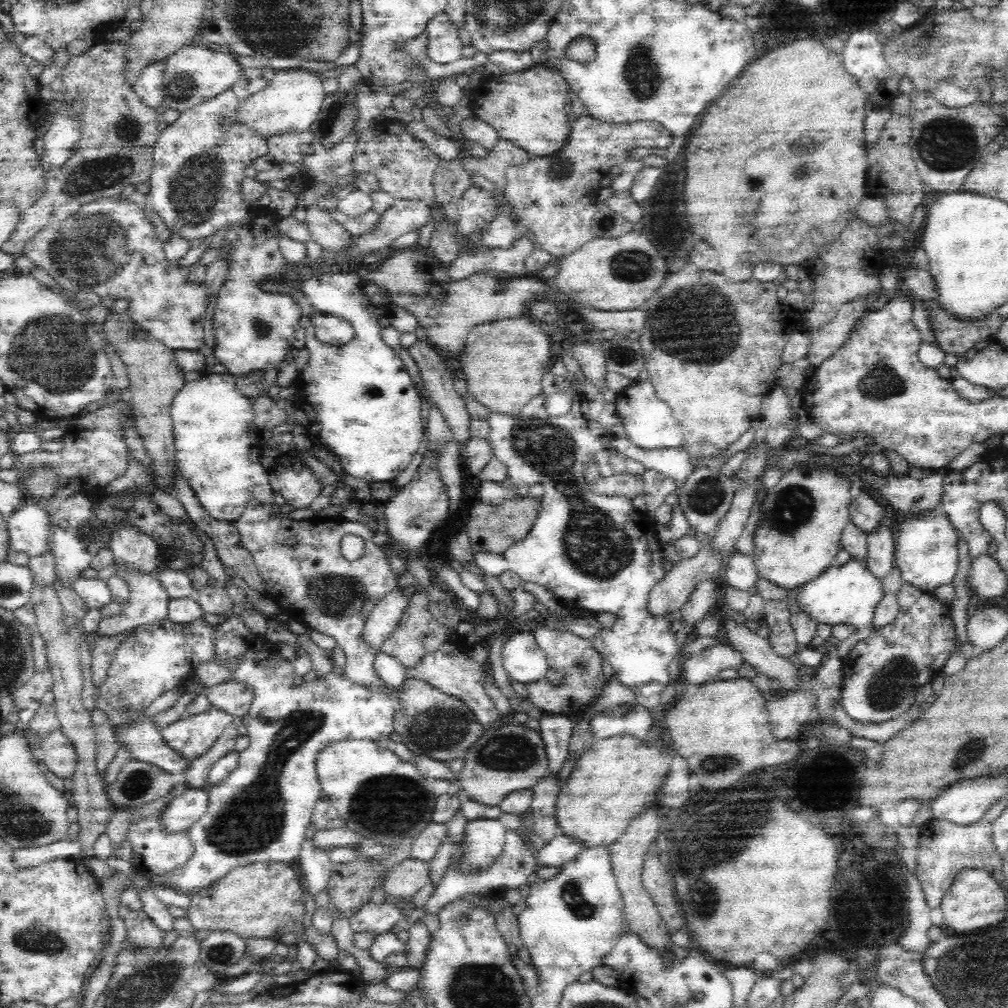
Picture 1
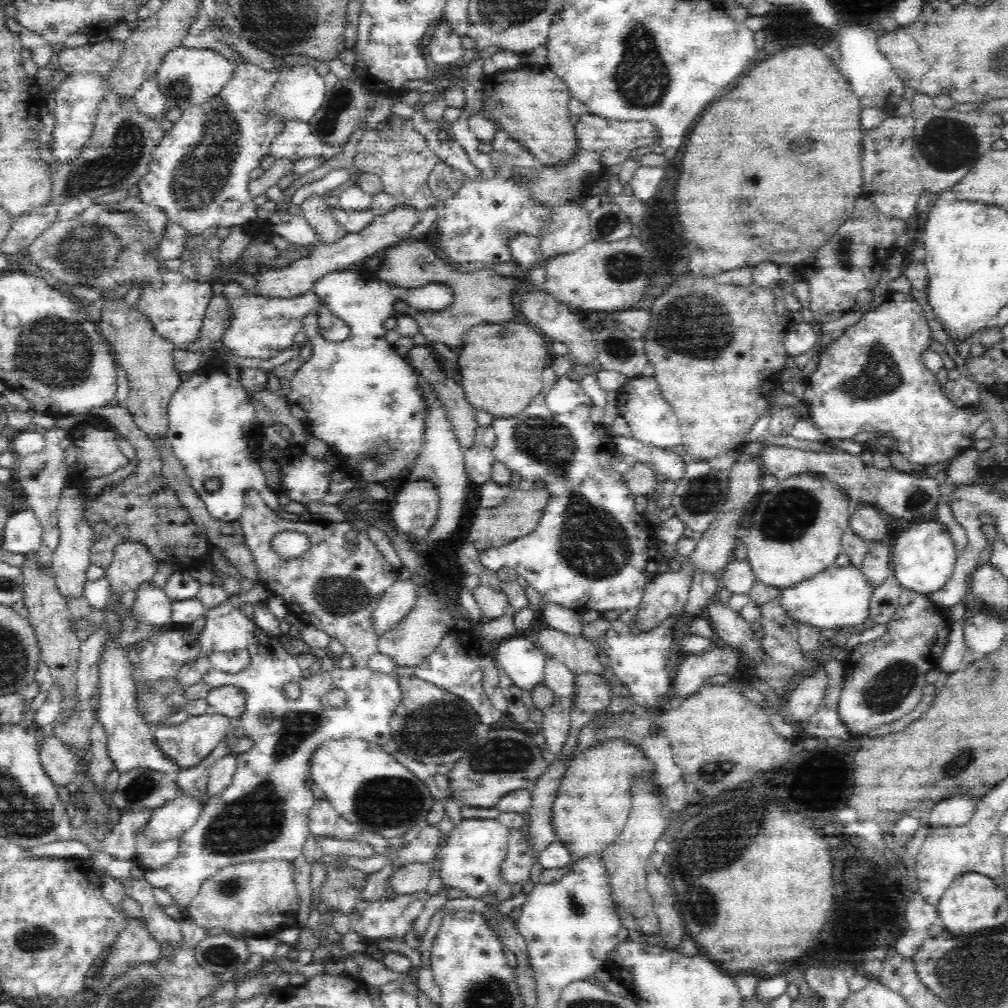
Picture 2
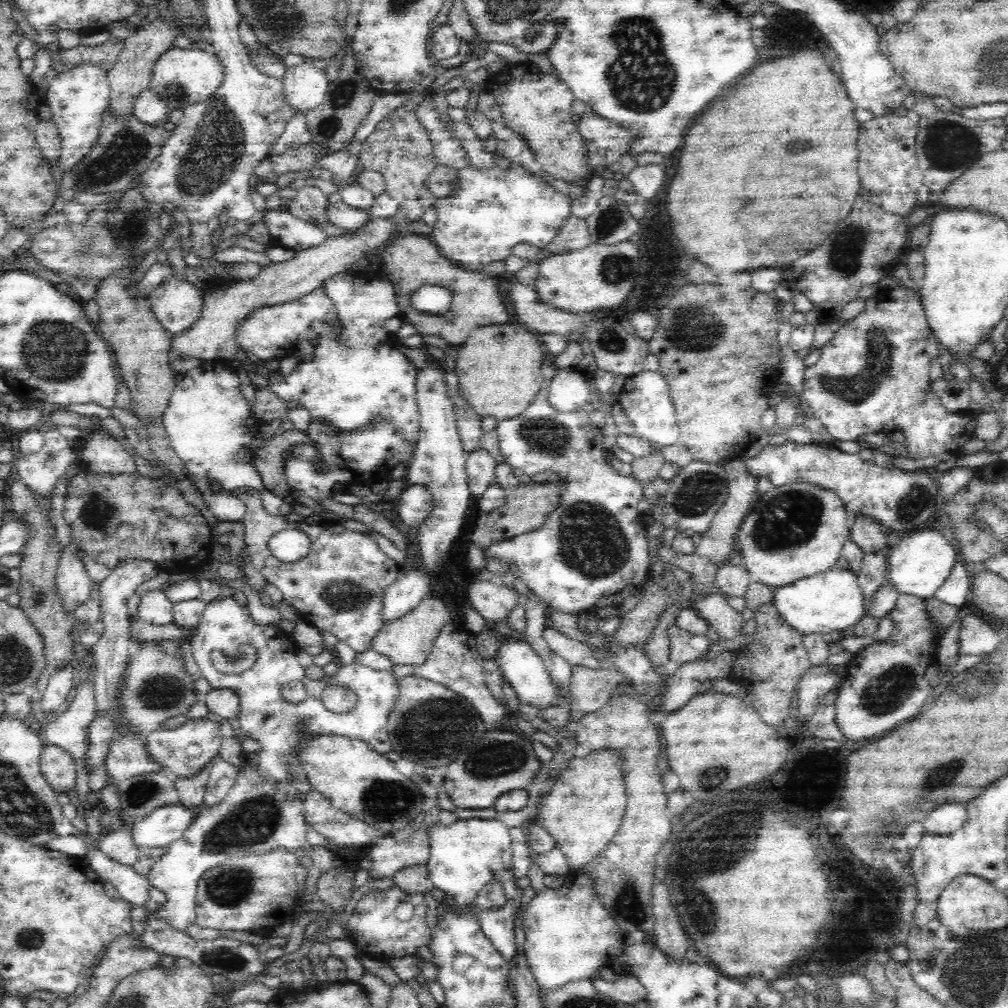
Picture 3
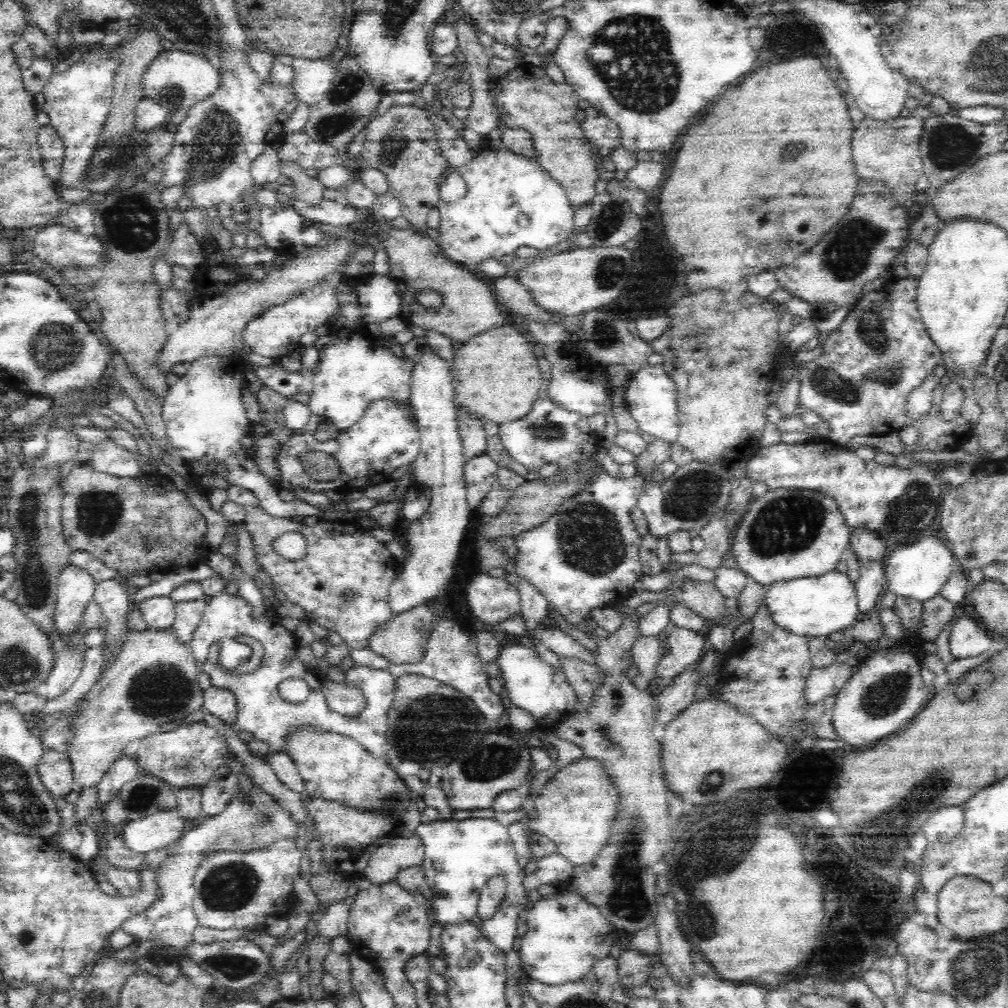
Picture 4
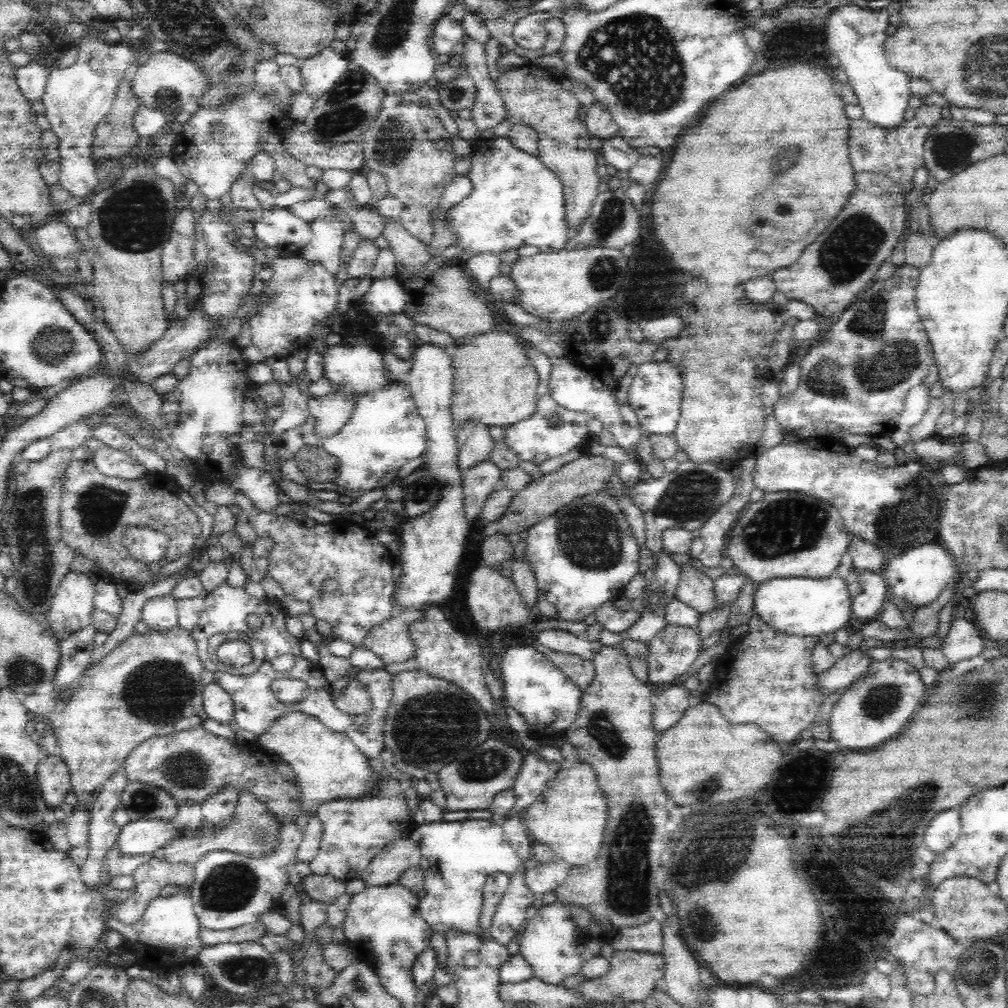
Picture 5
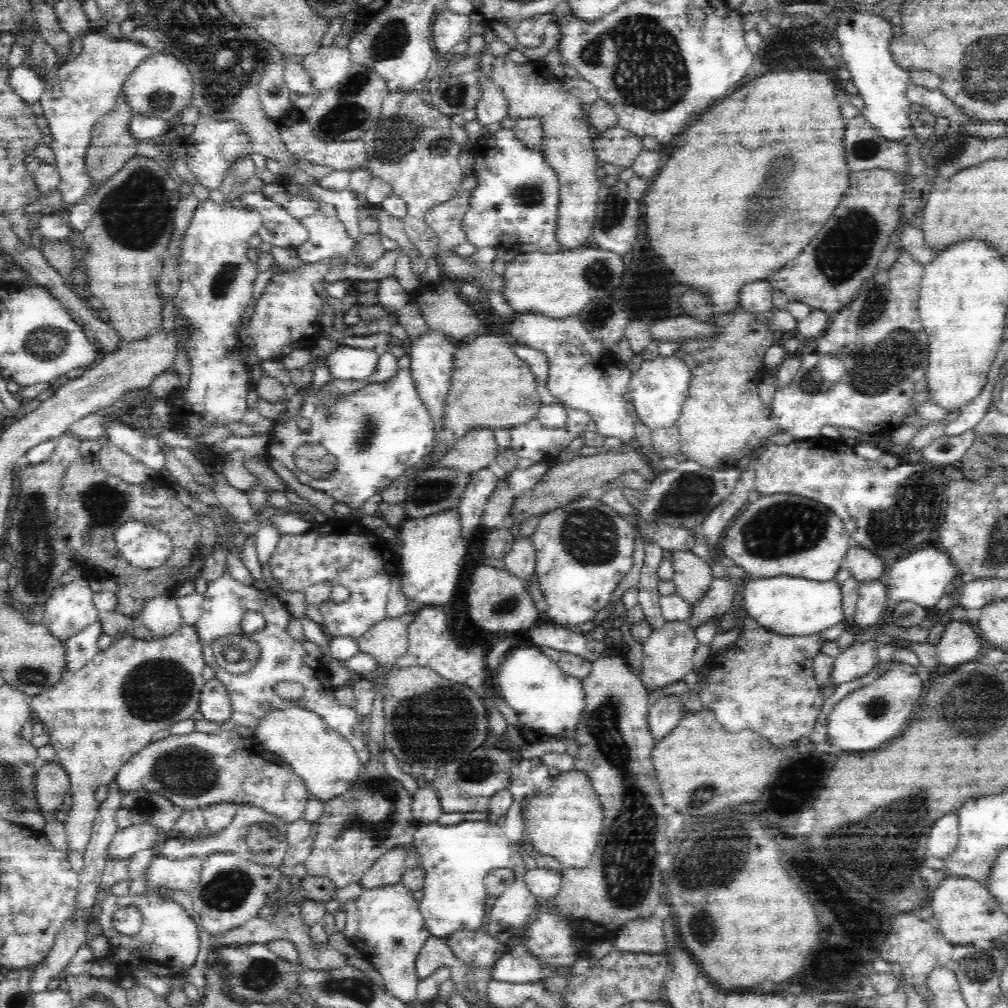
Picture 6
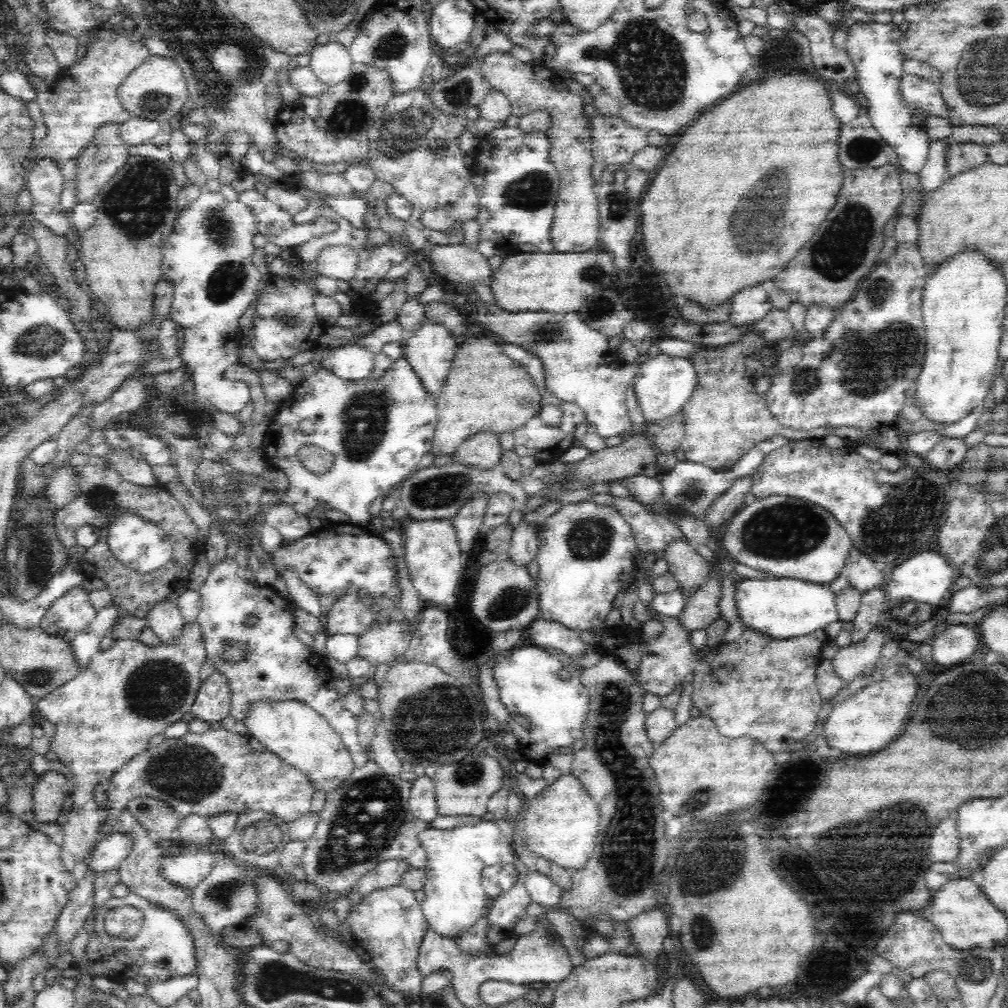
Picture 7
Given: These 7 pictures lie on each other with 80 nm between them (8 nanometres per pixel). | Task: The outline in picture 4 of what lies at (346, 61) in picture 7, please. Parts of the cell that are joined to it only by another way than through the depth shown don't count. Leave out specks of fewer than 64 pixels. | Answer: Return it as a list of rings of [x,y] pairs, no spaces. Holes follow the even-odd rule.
[[[328,57],[316,60],[295,58],[291,65],[294,76],[288,82],[288,87],[294,92],[297,104],[309,108],[320,104],[335,76]]]

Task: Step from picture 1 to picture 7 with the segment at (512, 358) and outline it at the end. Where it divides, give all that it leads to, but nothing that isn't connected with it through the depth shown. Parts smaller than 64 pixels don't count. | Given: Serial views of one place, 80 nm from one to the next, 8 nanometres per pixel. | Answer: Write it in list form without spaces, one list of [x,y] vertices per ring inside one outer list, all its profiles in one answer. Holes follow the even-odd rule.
[[[464,338],[459,341],[446,386],[437,398],[437,429],[431,448],[434,457],[451,456],[462,442],[478,432],[490,431],[496,435],[512,432],[539,412],[541,396],[532,377],[522,365],[506,356],[498,344],[500,342],[494,342],[490,338]]]

